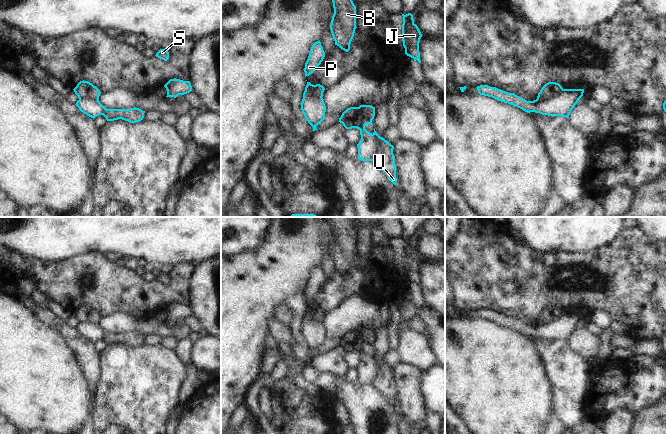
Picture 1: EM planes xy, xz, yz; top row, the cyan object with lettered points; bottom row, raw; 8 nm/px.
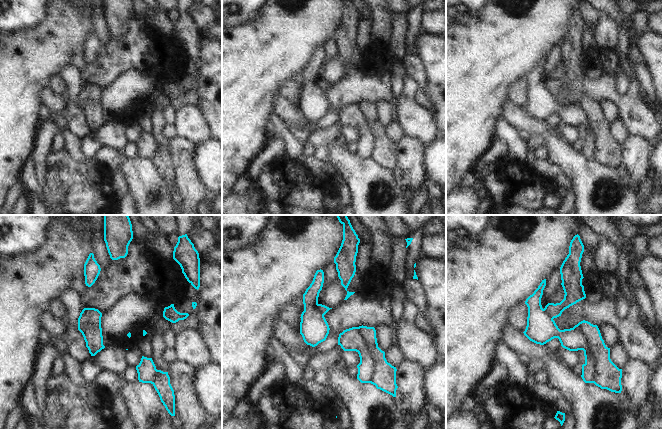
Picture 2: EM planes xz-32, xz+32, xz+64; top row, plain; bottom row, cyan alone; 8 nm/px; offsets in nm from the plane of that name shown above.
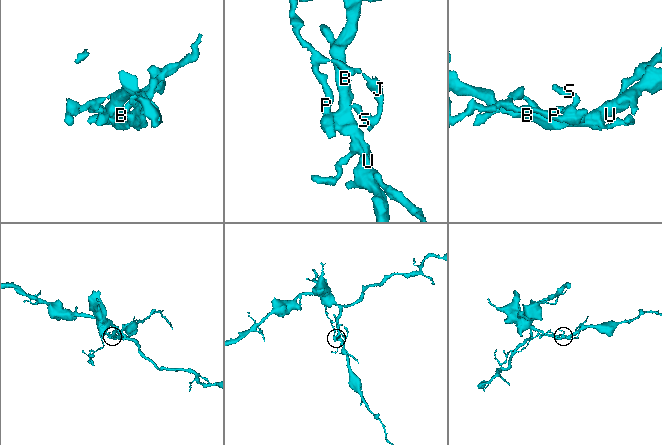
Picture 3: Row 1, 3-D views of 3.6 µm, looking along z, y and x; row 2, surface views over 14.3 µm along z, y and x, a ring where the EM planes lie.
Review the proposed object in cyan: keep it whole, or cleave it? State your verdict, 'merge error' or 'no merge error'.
merge error

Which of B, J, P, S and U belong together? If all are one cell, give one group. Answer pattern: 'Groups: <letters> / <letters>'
Groups: B U / J P S.

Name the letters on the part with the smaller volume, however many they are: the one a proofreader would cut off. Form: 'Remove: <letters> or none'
Remove: J, P, S

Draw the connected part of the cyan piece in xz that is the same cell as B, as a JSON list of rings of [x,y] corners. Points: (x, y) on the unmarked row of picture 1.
[[[328,217],[333,226],[334,238],[330,254],[335,269],[348,276],[356,251],[356,230],[350,217]]]

